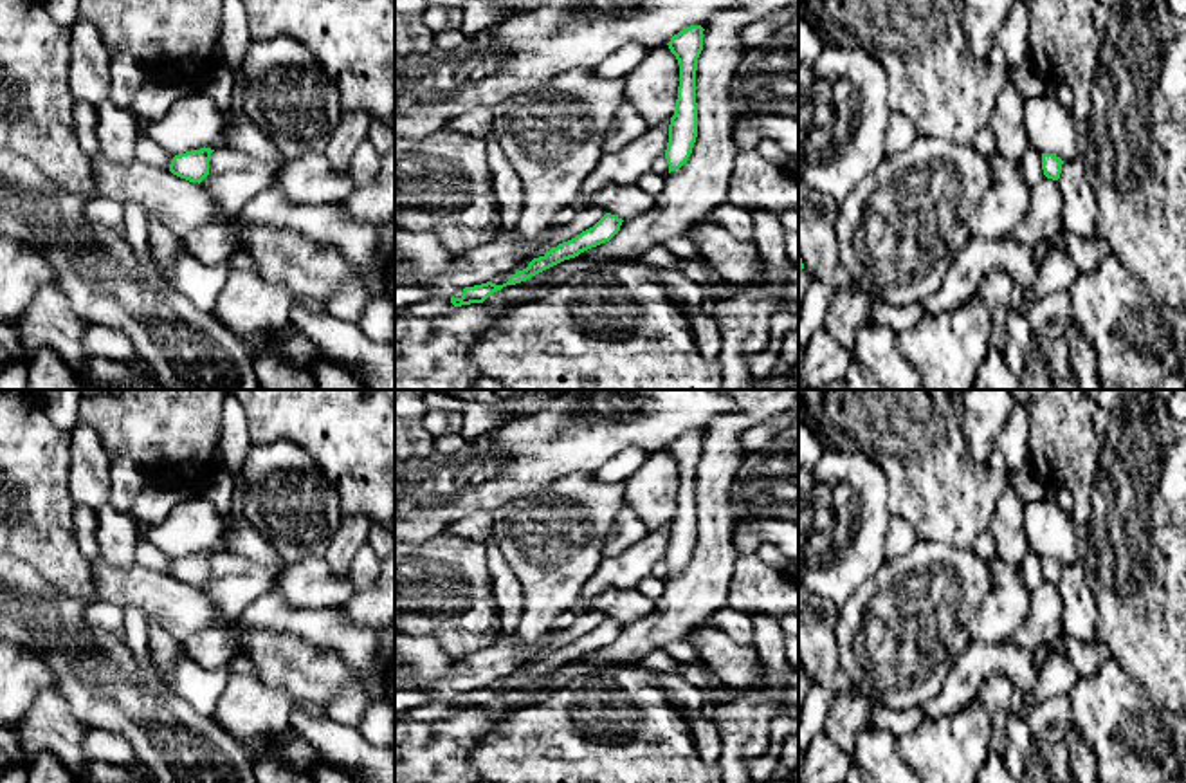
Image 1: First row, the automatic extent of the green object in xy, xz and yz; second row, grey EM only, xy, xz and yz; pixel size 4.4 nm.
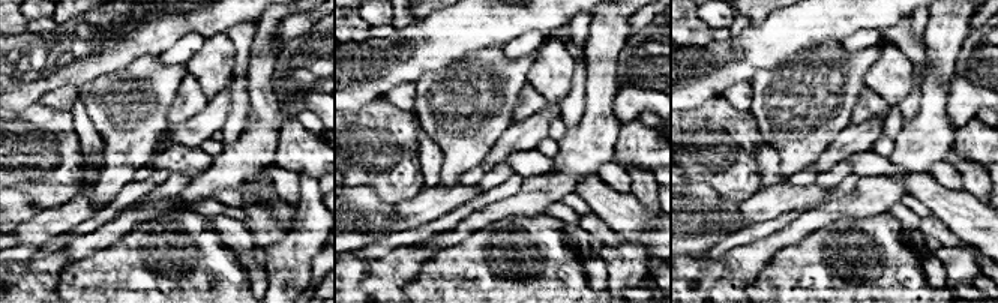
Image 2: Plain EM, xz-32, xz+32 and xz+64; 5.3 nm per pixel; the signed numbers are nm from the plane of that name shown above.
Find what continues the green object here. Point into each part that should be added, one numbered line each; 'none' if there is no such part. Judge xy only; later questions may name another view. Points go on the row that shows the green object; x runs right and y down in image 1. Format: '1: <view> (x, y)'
1: xy (148, 152)

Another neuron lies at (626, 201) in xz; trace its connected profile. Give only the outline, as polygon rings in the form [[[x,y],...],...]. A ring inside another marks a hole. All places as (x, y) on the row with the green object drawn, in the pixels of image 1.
[[[607,184],[600,191],[589,195],[586,206],[598,206],[606,213],[616,215],[622,220],[633,218],[654,207],[652,193],[647,193],[638,184]]]

